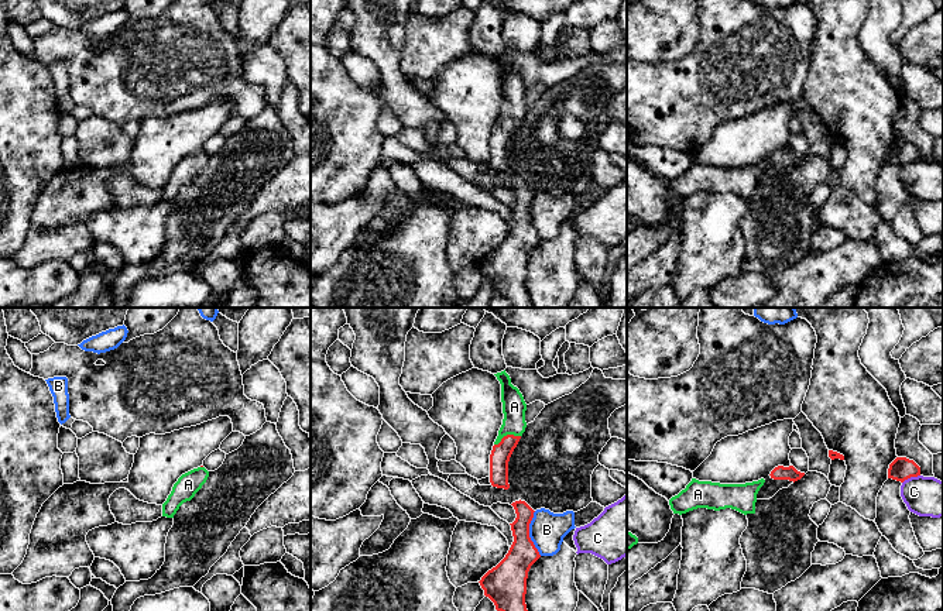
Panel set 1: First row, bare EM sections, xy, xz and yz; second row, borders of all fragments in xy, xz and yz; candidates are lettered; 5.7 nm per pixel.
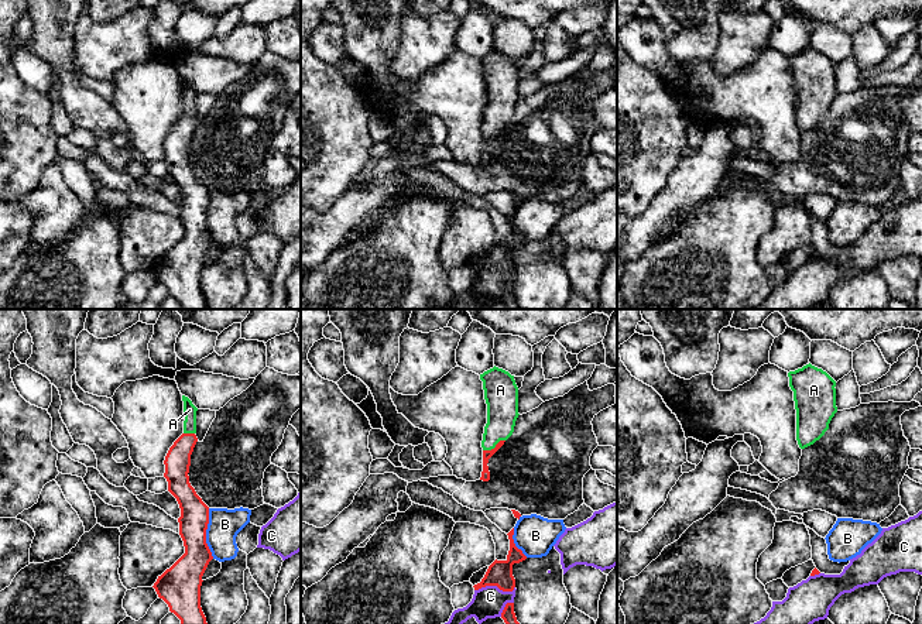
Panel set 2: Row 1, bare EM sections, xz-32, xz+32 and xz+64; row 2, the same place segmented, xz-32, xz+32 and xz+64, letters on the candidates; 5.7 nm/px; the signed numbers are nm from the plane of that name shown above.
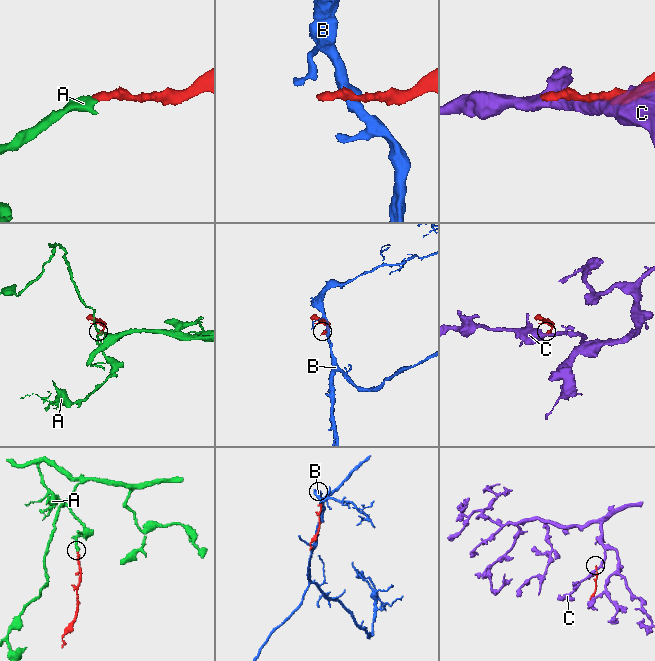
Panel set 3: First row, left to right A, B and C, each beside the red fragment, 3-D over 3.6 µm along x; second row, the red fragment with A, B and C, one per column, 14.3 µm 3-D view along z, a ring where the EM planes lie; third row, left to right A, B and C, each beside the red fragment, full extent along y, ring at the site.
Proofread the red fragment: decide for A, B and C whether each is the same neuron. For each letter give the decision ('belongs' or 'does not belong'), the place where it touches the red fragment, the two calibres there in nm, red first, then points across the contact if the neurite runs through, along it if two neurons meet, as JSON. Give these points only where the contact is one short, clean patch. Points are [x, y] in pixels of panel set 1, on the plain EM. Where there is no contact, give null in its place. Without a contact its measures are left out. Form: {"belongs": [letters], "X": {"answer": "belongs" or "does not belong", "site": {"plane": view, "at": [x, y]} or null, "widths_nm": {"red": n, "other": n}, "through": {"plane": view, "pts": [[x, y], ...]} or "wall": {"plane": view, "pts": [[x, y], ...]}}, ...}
{"belongs": ["A"], "A": {"answer": "belongs", "site": {"plane": "xz", "at": [507, 119]}, "widths_nm": {"red": 110, "other": 140}, "through": {"plane": "xz", "pts": [[500, 138], [507, 119], [514, 109], [514, 91]]}}, "B": {"answer": "does not belong", "site": {"plane": "xz", "at": [528, 218]}, "widths_nm": {"red": 190, "other": 200}, "wall": {"plane": "xz", "pts": [[534, 195], [530, 208], [530, 223], [541, 239]]}}, "C": {"answer": "does not belong", "site": {"plane": "yz", "at": [911, 160]}, "widths_nm": {"red": 140, "other": 220}, "wall": {"plane": "yz", "pts": [[919, 158], [911, 160], [902, 167]]}}}

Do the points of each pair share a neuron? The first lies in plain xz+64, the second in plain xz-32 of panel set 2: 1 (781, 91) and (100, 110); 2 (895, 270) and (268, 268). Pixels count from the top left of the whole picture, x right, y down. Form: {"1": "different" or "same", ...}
{"1": "different", "2": "same"}

